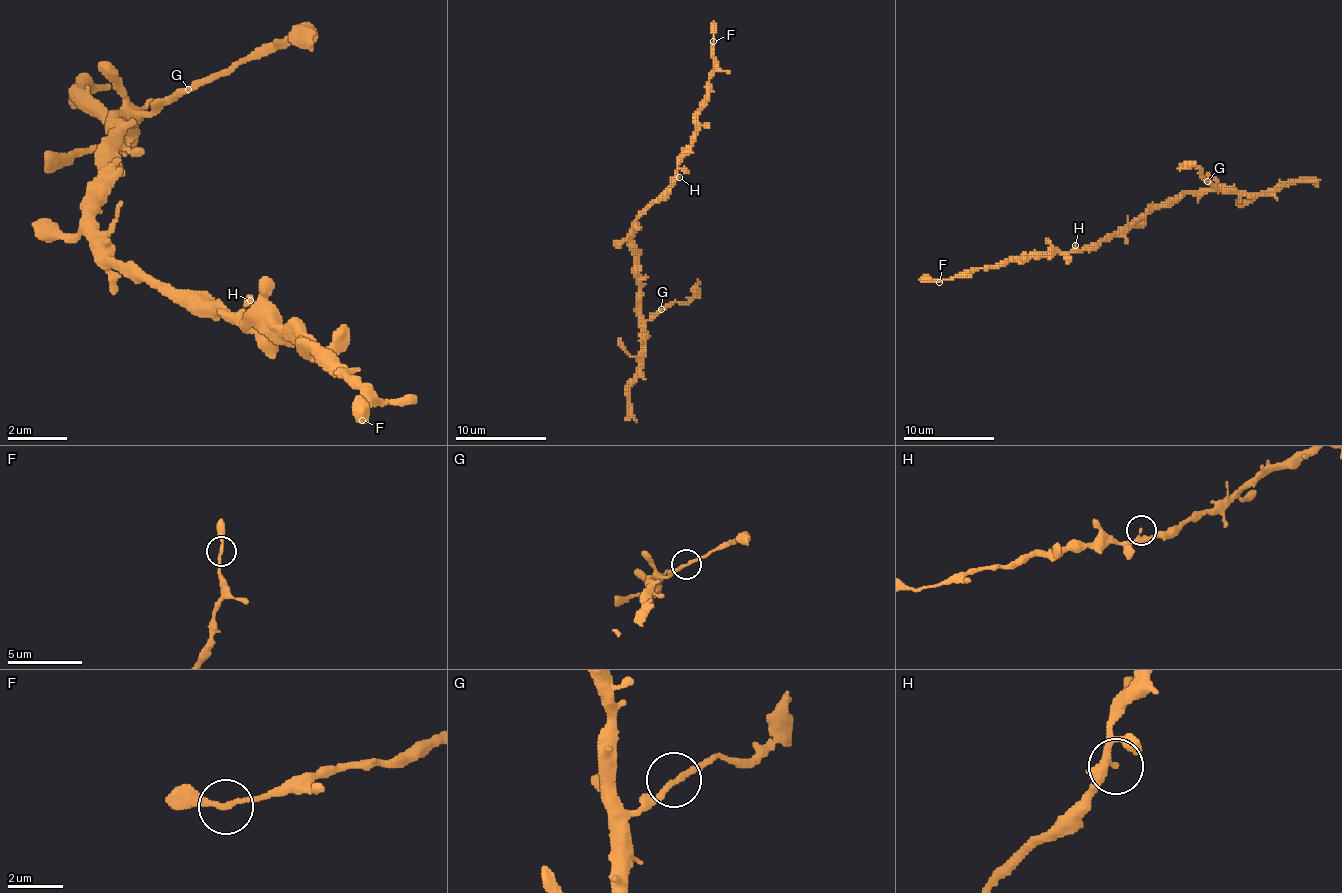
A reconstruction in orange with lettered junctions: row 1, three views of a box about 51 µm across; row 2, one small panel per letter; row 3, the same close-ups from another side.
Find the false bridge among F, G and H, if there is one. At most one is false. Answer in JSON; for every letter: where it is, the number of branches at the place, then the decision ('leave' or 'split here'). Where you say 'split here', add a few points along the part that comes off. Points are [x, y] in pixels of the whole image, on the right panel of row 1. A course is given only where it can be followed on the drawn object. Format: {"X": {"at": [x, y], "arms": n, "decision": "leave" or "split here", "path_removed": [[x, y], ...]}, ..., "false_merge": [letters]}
{"F": {"at": [939, 282], "arms": 2, "decision": "leave"}, "G": {"at": [1207, 181], "arms": 2, "decision": "split here", "path_removed": [[1207, 182], [1195, 166], [1177, 168]]}, "H": {"at": [1075, 245], "arms": 2, "decision": "leave"}, "false_merge": ["G"]}

